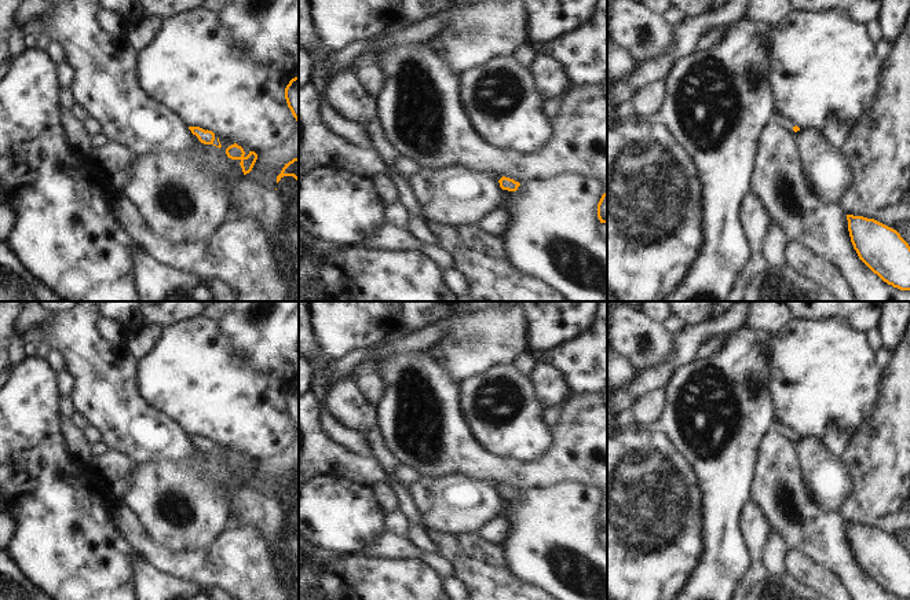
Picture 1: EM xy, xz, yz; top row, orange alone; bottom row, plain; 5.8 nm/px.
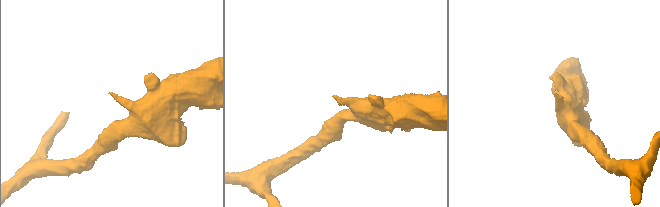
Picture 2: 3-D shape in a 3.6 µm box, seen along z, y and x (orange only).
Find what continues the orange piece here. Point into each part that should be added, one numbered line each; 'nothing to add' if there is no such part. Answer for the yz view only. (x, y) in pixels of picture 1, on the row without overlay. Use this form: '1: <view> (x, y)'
1: yz (788, 432)

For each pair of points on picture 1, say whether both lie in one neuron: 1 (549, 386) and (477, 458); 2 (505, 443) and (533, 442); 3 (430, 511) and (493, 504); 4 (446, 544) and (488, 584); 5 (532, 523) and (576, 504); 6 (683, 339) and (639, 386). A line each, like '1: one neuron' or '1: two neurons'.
1: two neurons
2: one neuron
3: one neuron
4: one neuron
5: one neuron
6: one neuron

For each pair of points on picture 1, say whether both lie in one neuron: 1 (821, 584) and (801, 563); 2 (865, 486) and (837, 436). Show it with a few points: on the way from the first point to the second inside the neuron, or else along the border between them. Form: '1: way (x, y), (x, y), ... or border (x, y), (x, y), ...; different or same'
1: way (815, 578), (806, 569); same
2: border (851, 438), (841, 457); different

